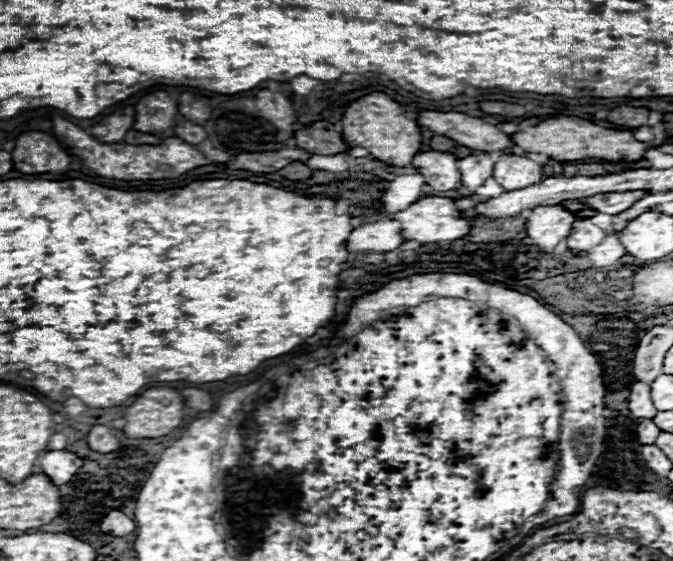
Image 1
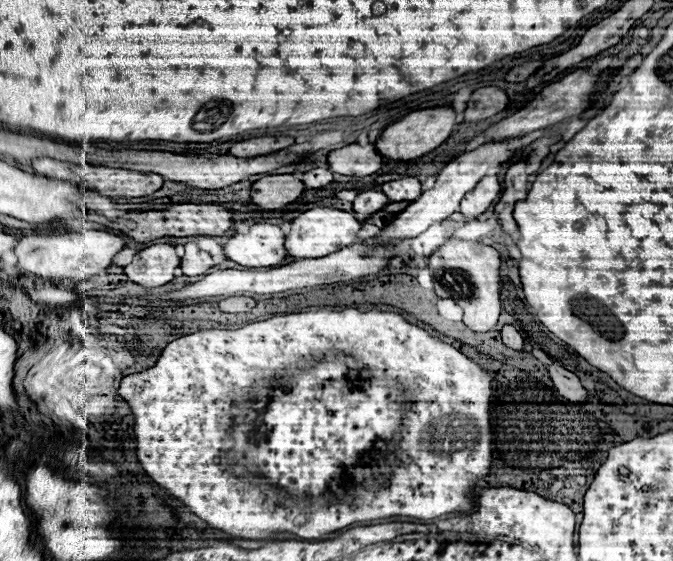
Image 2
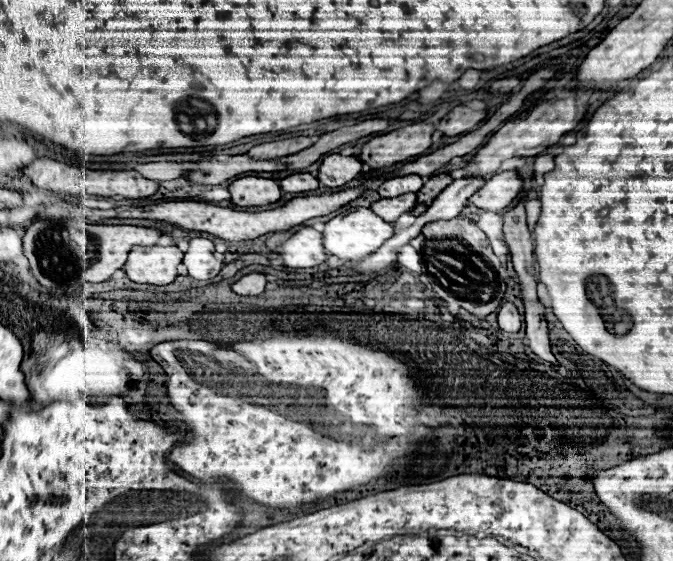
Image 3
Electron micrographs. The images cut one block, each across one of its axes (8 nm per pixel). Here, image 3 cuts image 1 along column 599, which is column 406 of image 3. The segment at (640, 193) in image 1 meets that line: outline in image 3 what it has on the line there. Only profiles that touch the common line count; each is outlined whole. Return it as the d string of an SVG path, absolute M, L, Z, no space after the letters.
M402 194L400 198L382 198L378 202L372 202L370 210L384 222L396 222L396 218L410 212L414 204L416 204L414 194Z

